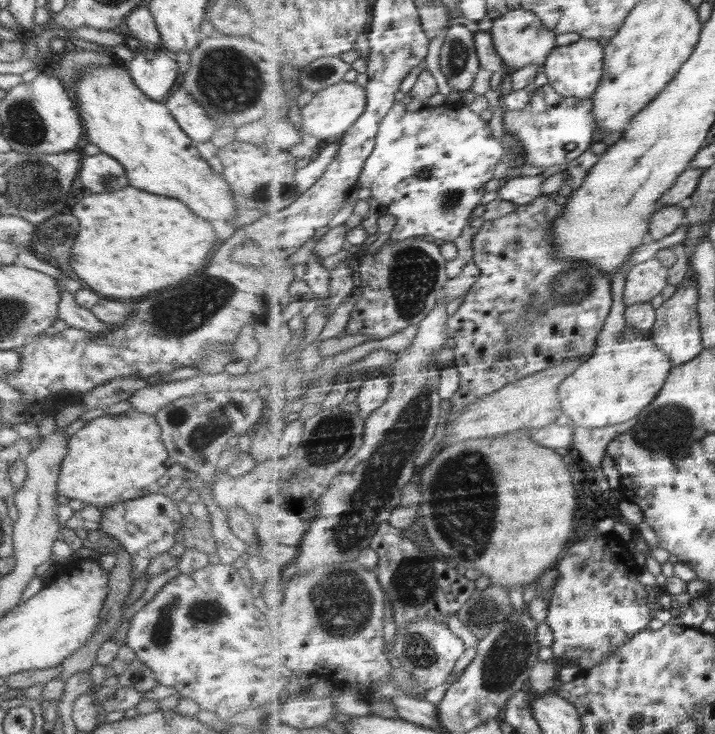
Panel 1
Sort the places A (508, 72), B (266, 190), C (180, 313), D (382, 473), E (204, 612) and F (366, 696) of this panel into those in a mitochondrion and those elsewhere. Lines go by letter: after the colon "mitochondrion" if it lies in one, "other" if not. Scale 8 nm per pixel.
A: other
B: mitochondrion
C: mitochondrion
D: mitochondrion
E: mitochondrion
F: other

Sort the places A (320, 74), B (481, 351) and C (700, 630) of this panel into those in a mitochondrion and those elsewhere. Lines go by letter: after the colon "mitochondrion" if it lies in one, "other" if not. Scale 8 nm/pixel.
A: mitochondrion
B: other
C: other

